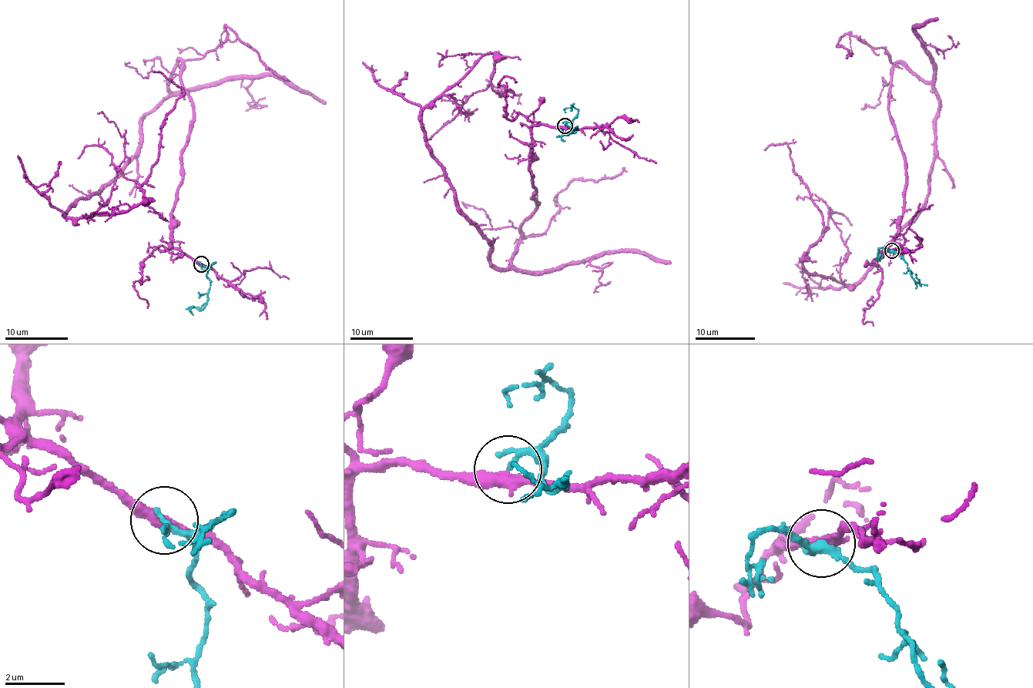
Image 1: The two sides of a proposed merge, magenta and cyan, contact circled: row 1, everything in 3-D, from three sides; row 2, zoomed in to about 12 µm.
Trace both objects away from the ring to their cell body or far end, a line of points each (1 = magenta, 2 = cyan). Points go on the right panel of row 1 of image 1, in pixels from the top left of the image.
1: (891, 250), (906, 63), (939, 103), (927, 201), (853, 286), (806, 270), (824, 223), (787, 144), (764, 150)
2: (891, 250), (903, 256), (916, 282), (927, 286)

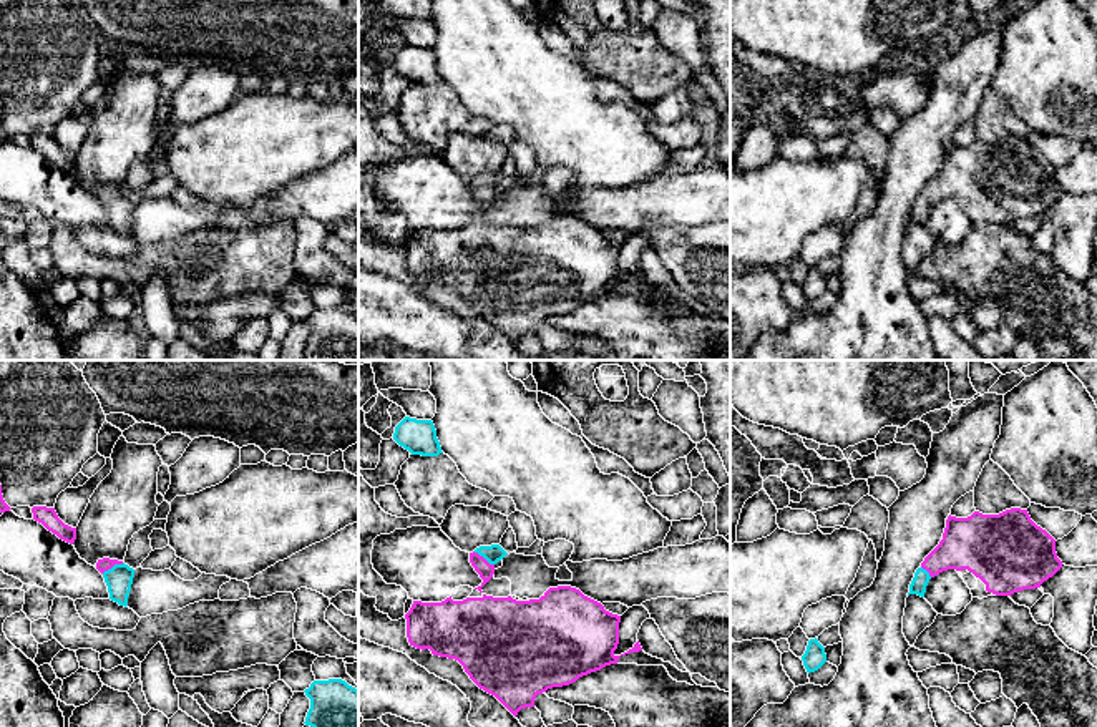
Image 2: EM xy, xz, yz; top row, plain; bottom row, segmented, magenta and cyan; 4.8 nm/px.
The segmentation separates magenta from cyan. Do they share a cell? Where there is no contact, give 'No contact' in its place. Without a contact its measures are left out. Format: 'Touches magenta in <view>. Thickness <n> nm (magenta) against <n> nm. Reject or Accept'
Touches magenta in xy. Thickness 70 nm (magenta) against 130 nm. Accept

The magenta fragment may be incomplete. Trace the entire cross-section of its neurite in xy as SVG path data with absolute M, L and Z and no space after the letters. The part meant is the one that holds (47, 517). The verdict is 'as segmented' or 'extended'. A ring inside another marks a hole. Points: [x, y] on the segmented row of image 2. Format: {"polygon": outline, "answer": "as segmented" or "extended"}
{"polygon": "M33 506L32 508L33 520L41 523L48 531L56 534L60 539L73 544L76 539L76 528L71 528L65 525L55 508L46 508L46 506Z", "answer": "as segmented"}

